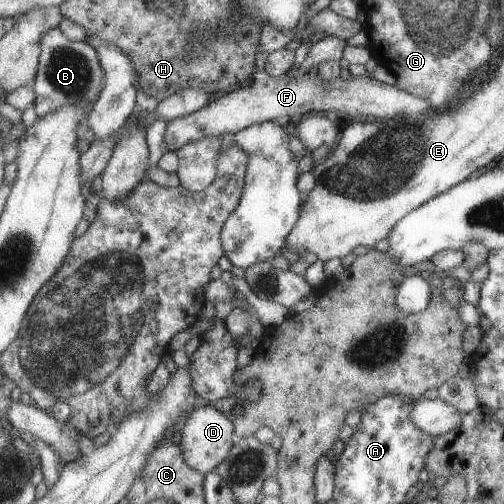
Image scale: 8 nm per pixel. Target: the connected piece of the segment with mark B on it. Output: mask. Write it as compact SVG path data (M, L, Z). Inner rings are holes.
M58 27L45 33L38 75L33 84L38 117L57 112L67 105L82 105L83 109L91 107L102 94L104 82L105 70L102 67L99 51L90 42L69 40Z

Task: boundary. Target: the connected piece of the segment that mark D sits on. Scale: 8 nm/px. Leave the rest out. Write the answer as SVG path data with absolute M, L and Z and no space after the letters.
M211 402L194 408L190 412L182 424L181 434L182 439L179 444L181 444L186 461L204 475L213 473L230 455L231 449L238 441L234 421Z

